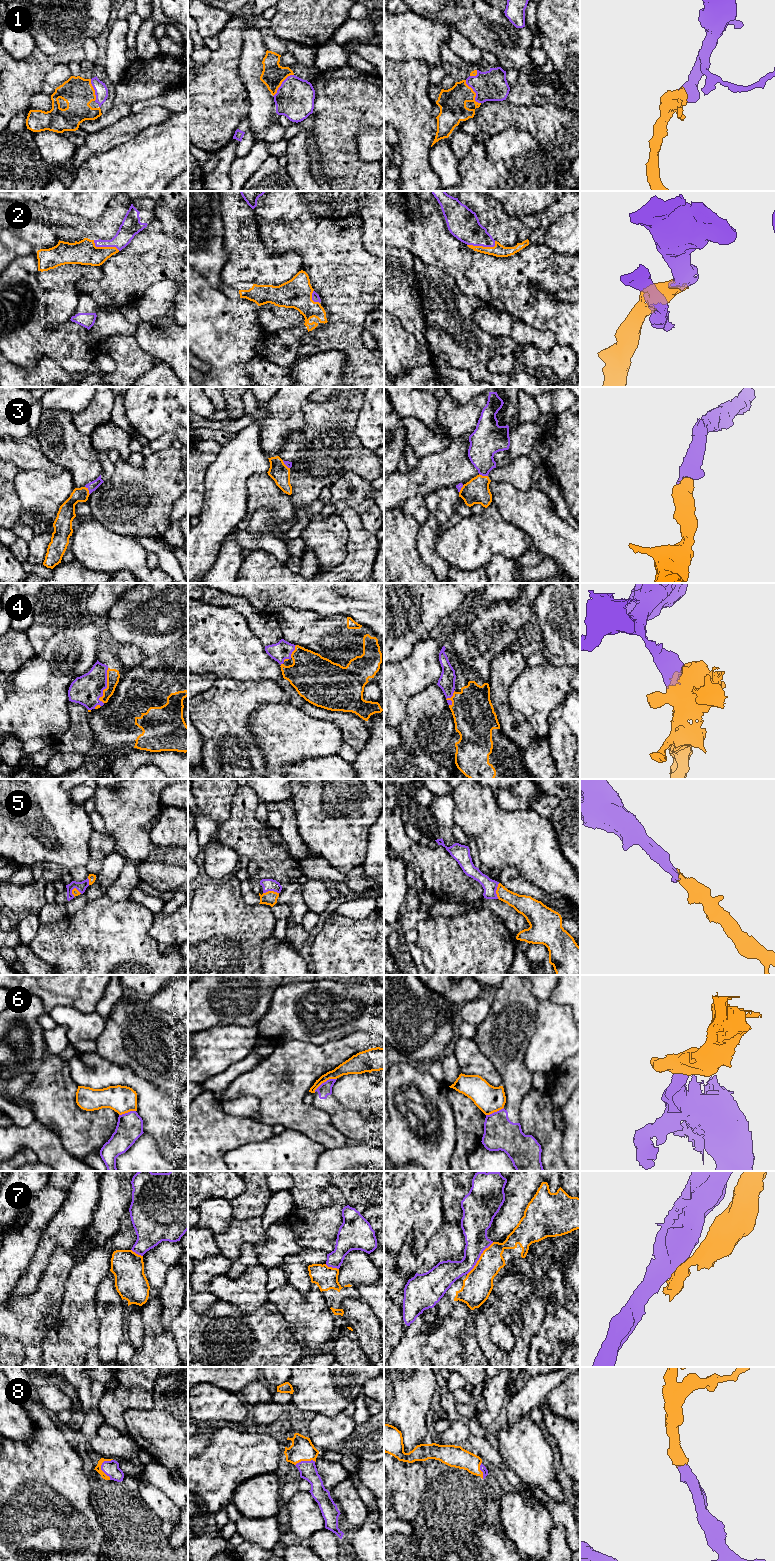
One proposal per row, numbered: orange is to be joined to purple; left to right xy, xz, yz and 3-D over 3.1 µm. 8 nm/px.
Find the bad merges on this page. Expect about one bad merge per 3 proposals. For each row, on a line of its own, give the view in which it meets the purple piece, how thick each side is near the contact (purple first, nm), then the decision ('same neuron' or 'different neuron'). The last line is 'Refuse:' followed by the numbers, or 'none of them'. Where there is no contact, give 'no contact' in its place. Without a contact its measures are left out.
1: meets purple in yz; 240 nm thick on the purple side, 220 nm on the other; same neuron
2: meets purple in yz; 240 nm thick on the purple side, 100 nm on the other; same neuron
3: meets purple in xy; 80 nm thick on the purple side, 130 nm on the other; same neuron
4: meets purple in xy; 240 nm thick on the purple side, 100 nm on the other; same neuron
5: meets purple in xz; 100 nm thick on the purple side, 110 nm on the other; same neuron
6: meets purple in xz; 110 nm thick on the purple side, 130 nm on the other; different neuron
7: meets purple in yz; 200 nm thick on the purple side, 240 nm on the other; different neuron
8: meets purple in xy; 130 nm thick on the purple side, 50 nm on the other; same neuron
Refuse: 6, 7

